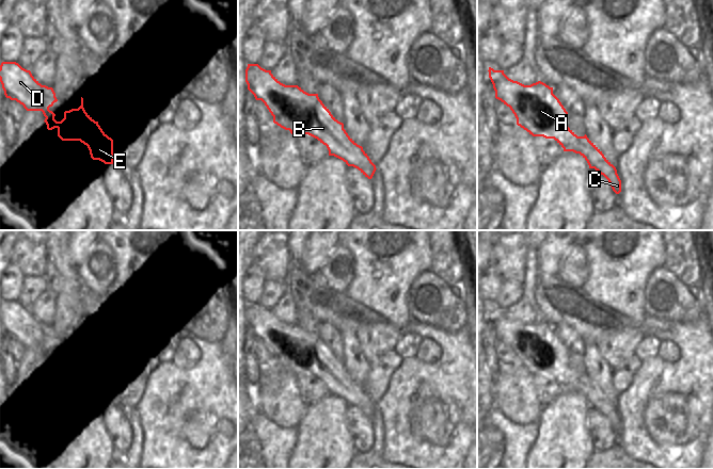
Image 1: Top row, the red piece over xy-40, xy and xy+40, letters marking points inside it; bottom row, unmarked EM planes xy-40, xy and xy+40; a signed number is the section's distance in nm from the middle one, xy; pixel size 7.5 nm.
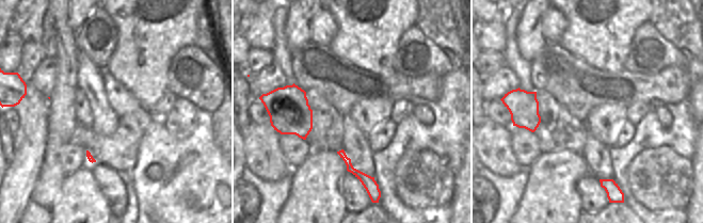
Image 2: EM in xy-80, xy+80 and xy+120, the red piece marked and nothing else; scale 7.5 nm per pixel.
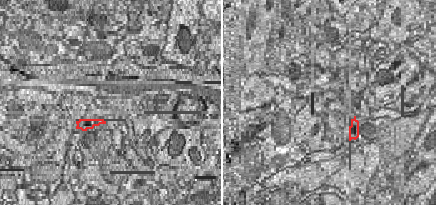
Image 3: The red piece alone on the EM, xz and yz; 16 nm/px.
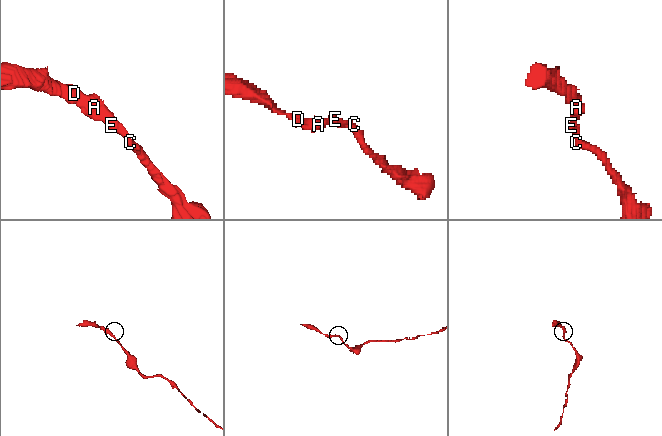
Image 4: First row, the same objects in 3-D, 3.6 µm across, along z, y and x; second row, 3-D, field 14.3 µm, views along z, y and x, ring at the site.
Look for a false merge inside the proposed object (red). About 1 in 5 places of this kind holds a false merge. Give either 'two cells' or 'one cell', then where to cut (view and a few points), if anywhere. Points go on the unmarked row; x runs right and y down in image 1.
one cell; no cut

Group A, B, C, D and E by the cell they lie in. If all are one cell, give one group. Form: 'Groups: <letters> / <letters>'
Groups: A B C D E.

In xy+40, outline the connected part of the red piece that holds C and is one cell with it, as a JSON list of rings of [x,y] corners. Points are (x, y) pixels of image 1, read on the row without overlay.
[[[491,306],[488,310],[495,337],[510,346],[518,365],[533,375],[554,377],[564,390],[580,392],[589,407],[595,407],[608,419],[616,433],[621,431],[621,419],[616,406],[586,373],[577,375],[568,366],[568,351],[553,333],[553,326],[541,320],[524,324],[509,318],[504,309]]]

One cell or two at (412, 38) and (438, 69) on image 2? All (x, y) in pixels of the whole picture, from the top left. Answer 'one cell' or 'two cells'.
one cell

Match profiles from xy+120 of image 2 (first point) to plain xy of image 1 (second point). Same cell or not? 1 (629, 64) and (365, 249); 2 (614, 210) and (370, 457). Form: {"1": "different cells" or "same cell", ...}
{"1": "different cells", "2": "same cell"}

